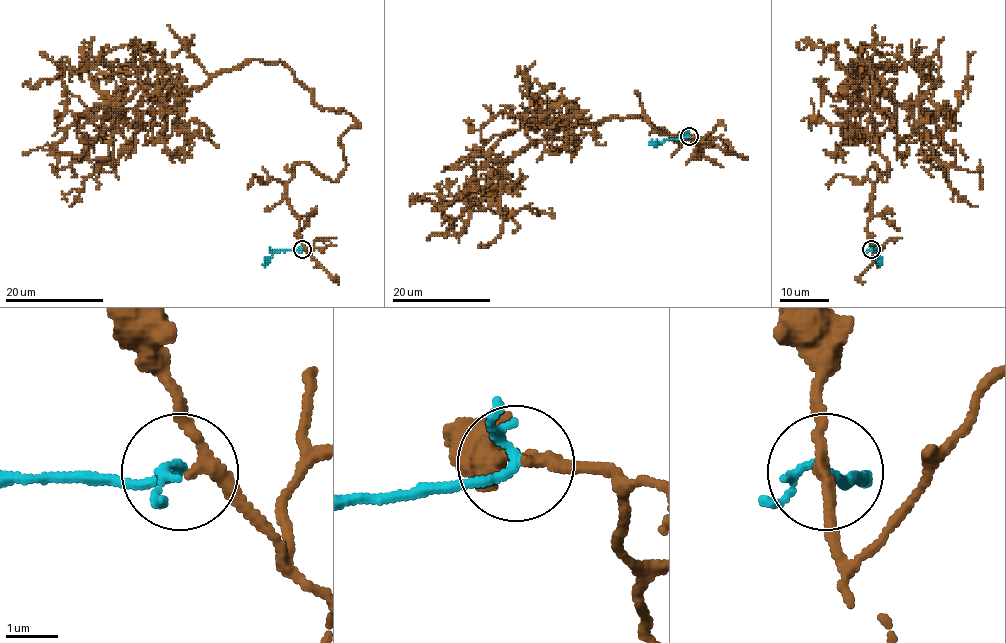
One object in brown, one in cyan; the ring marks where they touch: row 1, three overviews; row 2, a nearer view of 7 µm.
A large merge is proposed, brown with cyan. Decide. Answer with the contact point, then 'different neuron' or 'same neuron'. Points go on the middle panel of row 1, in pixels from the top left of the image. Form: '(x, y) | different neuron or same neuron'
(689, 136) | different neuron

